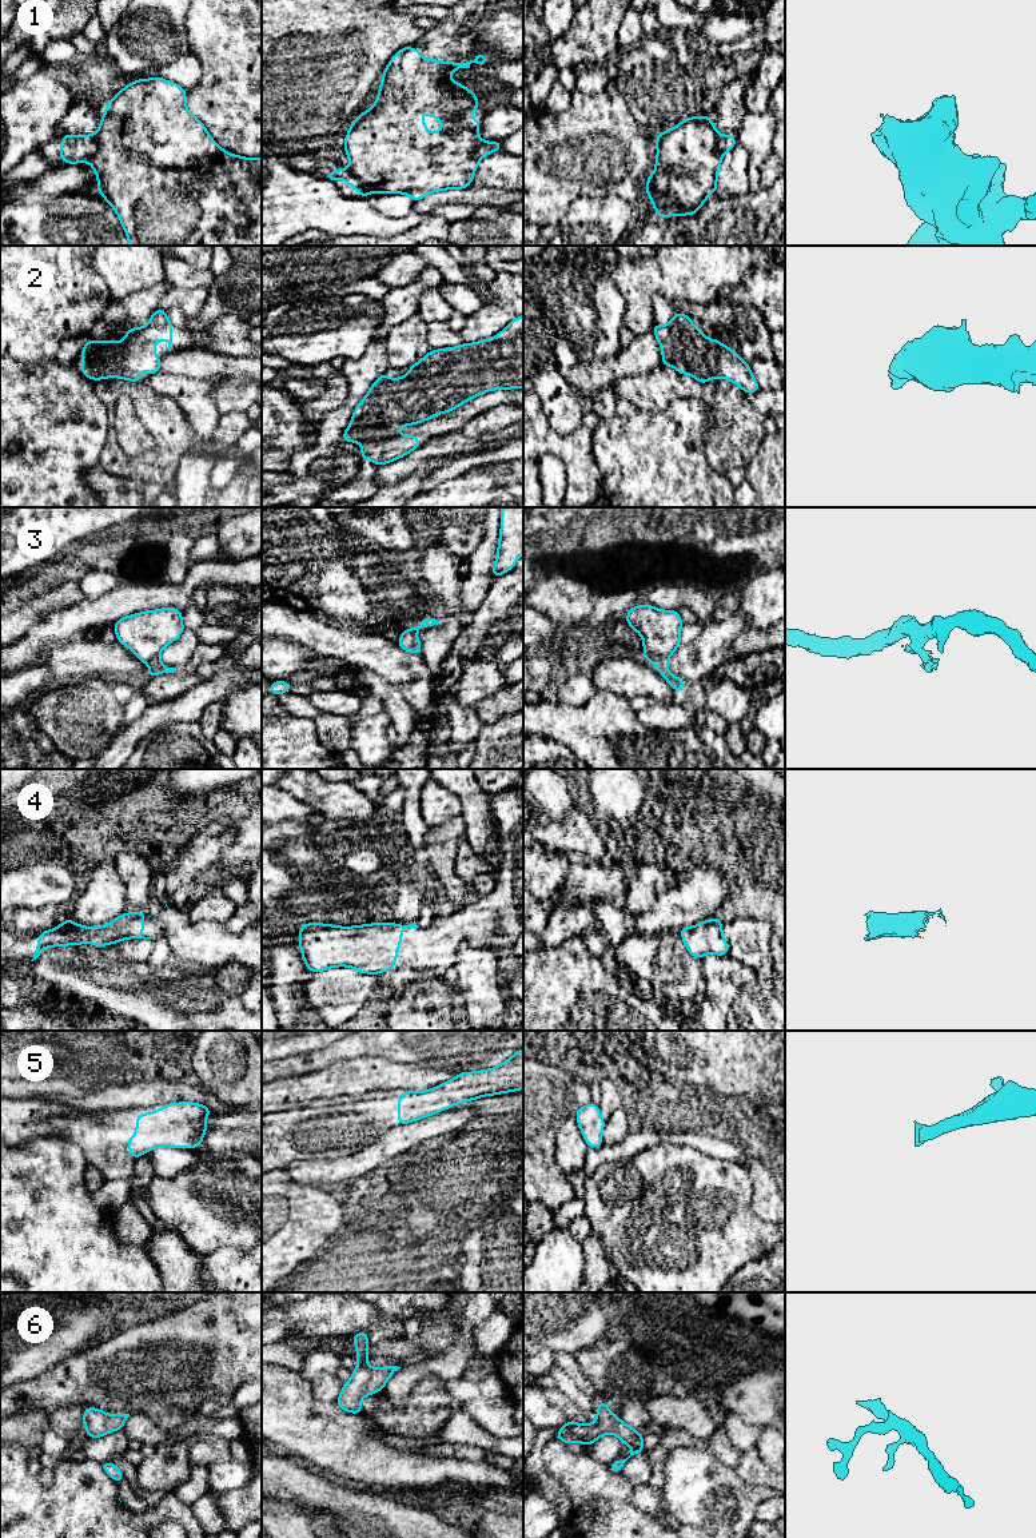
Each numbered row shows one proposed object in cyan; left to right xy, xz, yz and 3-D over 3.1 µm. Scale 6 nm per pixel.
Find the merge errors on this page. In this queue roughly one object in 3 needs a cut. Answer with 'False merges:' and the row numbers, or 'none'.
False merges: 1, 3

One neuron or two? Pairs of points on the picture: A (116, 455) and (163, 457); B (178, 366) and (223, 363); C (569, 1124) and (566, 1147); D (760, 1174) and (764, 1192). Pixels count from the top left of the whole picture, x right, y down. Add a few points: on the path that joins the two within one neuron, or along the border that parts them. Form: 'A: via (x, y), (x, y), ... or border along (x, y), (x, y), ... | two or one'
A: via (128, 463), (151, 463) | one
B: via (188, 363), (212, 363) | one
C: via (569, 1130), (569, 1142) | one
D: via (762, 1178), (764, 1188) | one

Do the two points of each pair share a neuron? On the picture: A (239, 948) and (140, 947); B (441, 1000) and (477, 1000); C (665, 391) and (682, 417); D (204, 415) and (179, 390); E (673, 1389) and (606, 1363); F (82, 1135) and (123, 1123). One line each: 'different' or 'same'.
A: different
B: different
C: different
D: same
E: same
F: same

